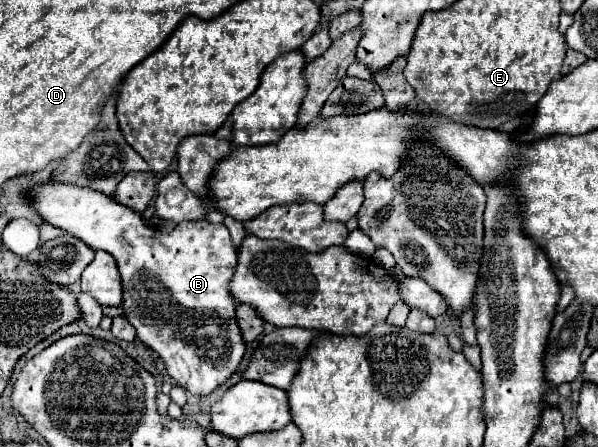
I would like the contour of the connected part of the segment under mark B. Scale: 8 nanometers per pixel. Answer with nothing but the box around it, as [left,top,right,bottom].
[29,184,247,396]

